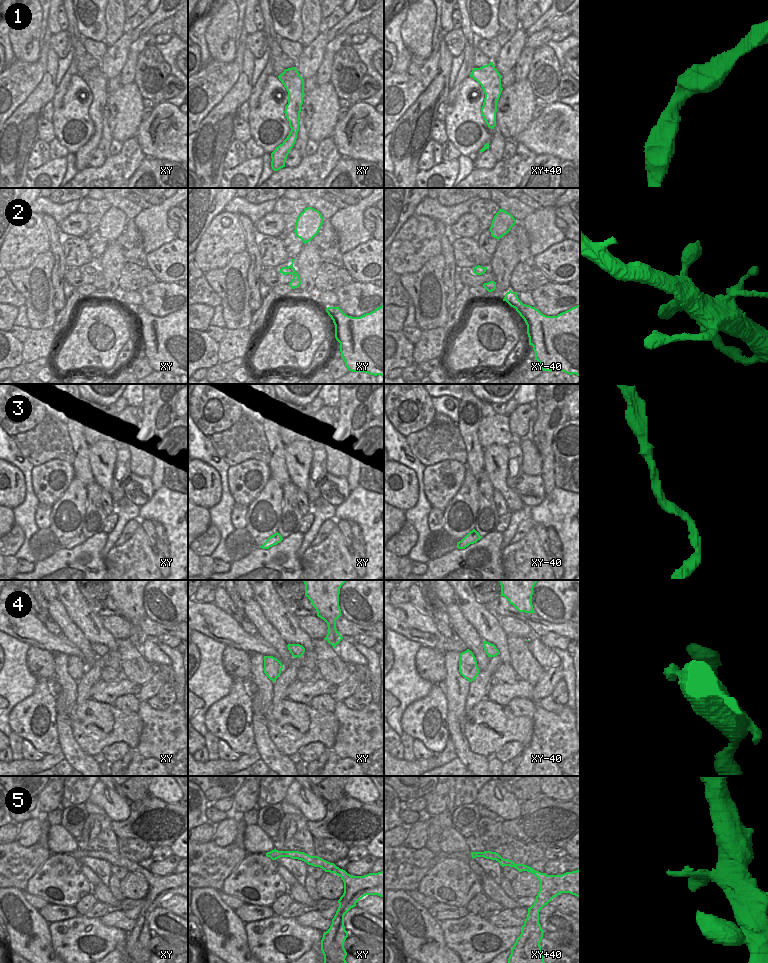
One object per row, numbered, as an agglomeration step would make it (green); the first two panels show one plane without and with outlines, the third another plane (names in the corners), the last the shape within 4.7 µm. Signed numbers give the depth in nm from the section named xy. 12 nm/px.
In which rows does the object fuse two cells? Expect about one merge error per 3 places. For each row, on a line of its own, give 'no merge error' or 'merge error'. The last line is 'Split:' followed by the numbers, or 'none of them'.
1: no merge error
2: no merge error
3: no merge error
4: no merge error
5: no merge error
Split: none of them

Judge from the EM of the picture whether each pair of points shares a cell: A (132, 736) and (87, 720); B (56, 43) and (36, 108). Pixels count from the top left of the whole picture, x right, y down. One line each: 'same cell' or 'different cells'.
A: same cell
B: different cells

